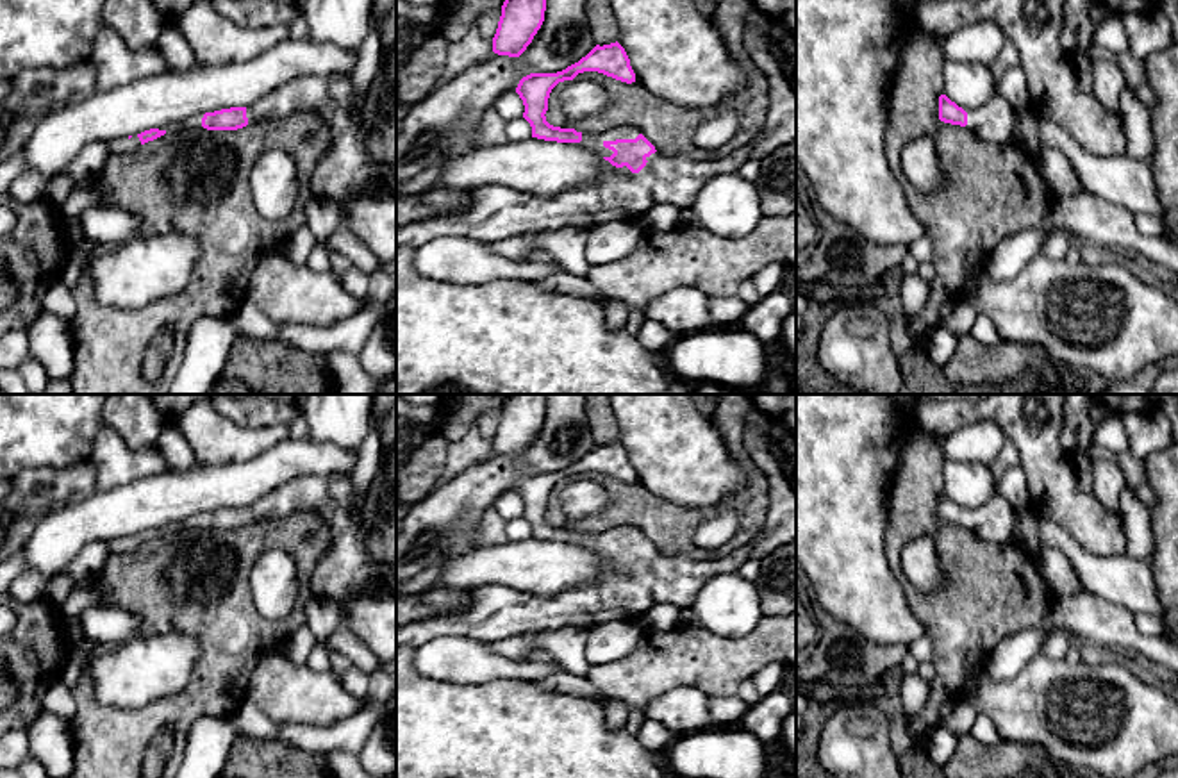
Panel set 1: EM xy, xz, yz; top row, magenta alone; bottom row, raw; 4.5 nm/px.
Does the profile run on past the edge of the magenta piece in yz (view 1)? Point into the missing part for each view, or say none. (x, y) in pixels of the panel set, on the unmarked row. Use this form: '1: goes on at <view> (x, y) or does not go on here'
1: goes on at yz (993, 521)

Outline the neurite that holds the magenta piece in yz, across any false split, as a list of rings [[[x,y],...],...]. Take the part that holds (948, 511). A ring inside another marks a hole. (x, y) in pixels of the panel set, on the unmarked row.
[[[998,491],[983,505],[971,509],[969,514],[946,494],[939,496],[941,521],[967,526],[983,541],[998,546],[1007,546],[1012,541],[1014,512]]]

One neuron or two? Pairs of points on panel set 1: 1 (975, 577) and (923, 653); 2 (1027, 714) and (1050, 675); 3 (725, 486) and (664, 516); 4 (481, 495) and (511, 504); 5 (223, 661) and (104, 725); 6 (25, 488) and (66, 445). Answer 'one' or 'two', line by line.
1: two
2: one
3: two
4: two
5: one
6: two

